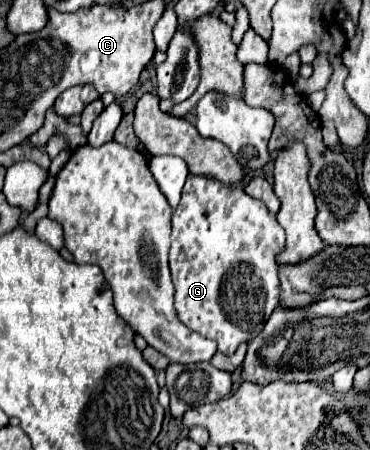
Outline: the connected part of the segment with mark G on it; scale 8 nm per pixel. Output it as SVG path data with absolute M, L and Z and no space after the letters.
M189 176L183 186L183 198L181 198L177 210L173 212L173 232L171 232L171 250L169 250L169 268L171 268L173 286L175 286L175 310L179 314L179 320L185 326L189 326L193 332L215 340L219 346L219 352L223 352L225 356L231 356L241 342L253 340L261 332L263 324L267 322L267 318L279 304L279 278L277 278L275 256L277 256L277 252L281 252L285 248L283 242L285 242L285 232L279 226L275 214L271 214L263 202L249 198L241 186L227 186L227 184L221 184L219 180L205 178L205 176Z

